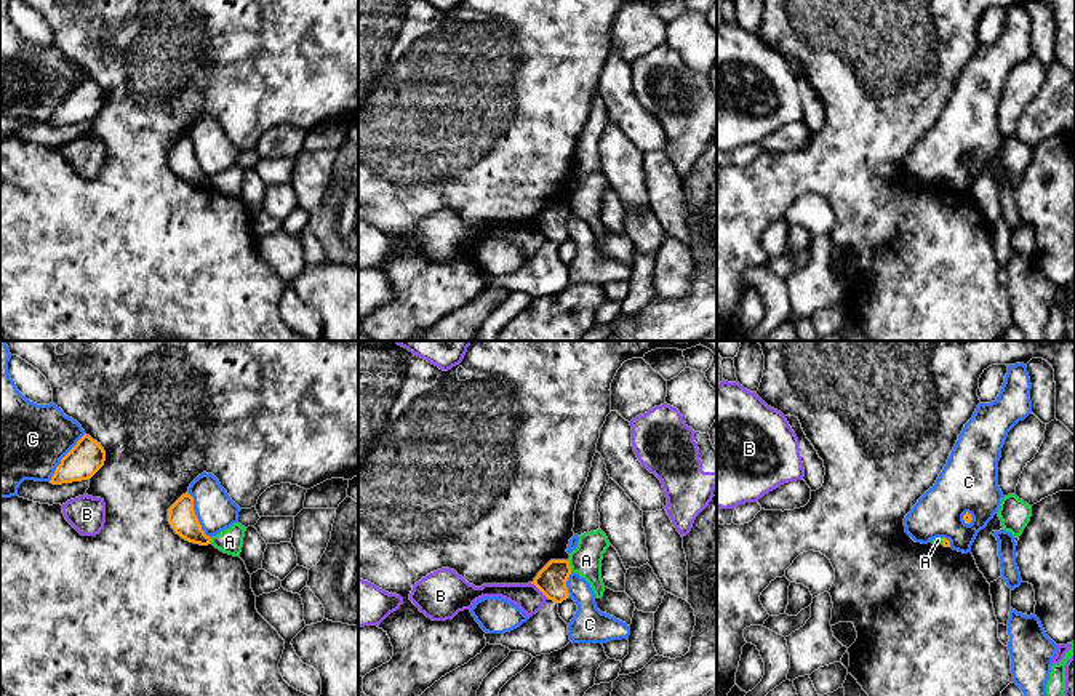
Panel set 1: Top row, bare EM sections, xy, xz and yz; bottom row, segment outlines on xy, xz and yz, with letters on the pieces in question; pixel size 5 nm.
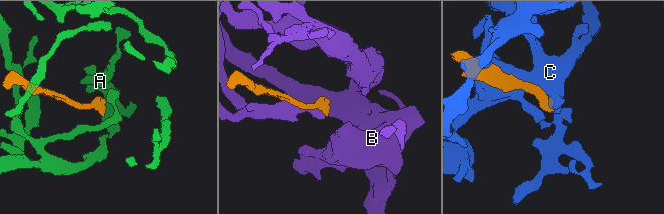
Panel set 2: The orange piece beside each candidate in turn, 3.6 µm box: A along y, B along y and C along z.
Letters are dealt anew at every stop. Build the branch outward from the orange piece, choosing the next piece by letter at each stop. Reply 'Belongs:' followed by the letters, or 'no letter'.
Belongs: no letter

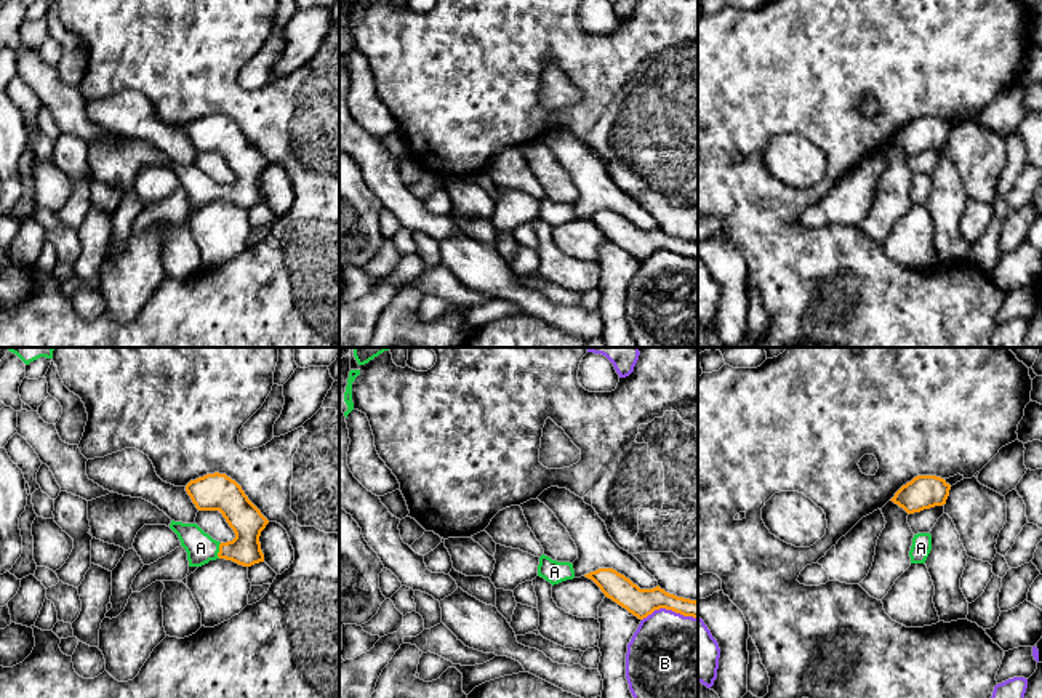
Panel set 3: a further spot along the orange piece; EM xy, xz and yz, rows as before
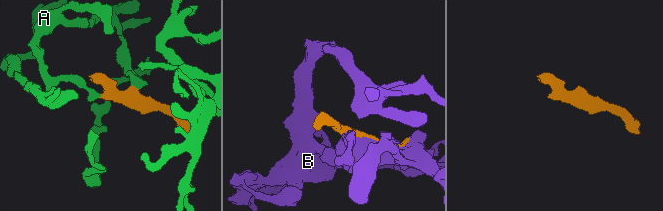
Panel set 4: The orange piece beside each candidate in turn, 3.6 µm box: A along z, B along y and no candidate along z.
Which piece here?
Belongs: A

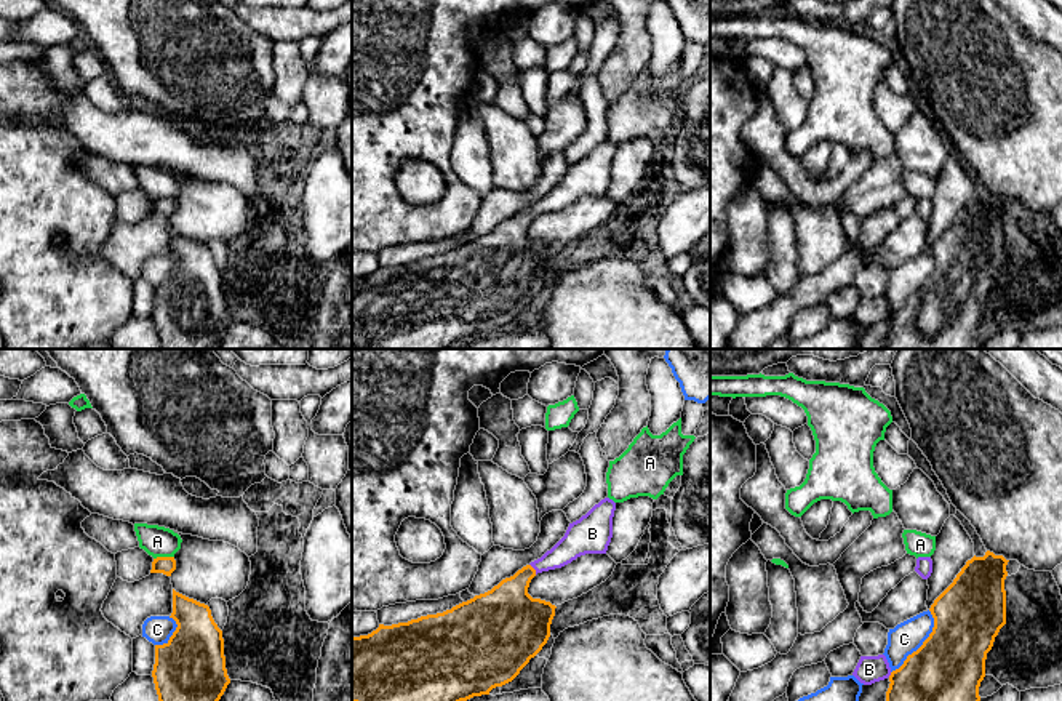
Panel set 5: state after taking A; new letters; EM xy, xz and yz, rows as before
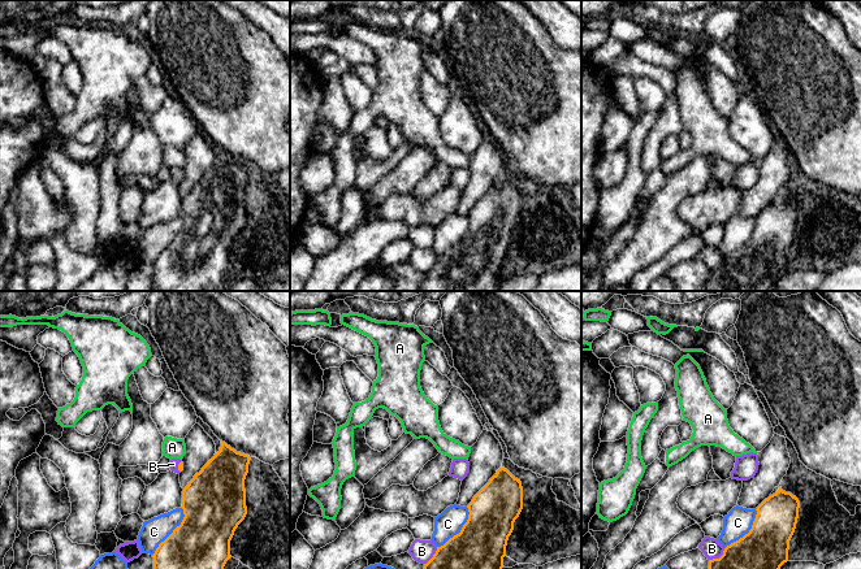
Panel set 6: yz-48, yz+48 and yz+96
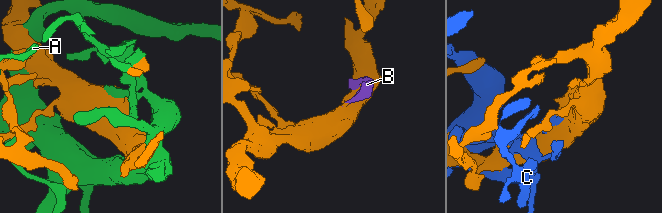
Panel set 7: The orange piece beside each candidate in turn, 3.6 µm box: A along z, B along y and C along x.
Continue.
Belongs: B

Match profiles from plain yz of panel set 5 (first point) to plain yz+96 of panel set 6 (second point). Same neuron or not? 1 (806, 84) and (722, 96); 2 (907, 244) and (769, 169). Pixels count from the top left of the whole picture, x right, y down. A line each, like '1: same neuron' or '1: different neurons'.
1: different neurons
2: different neurons

